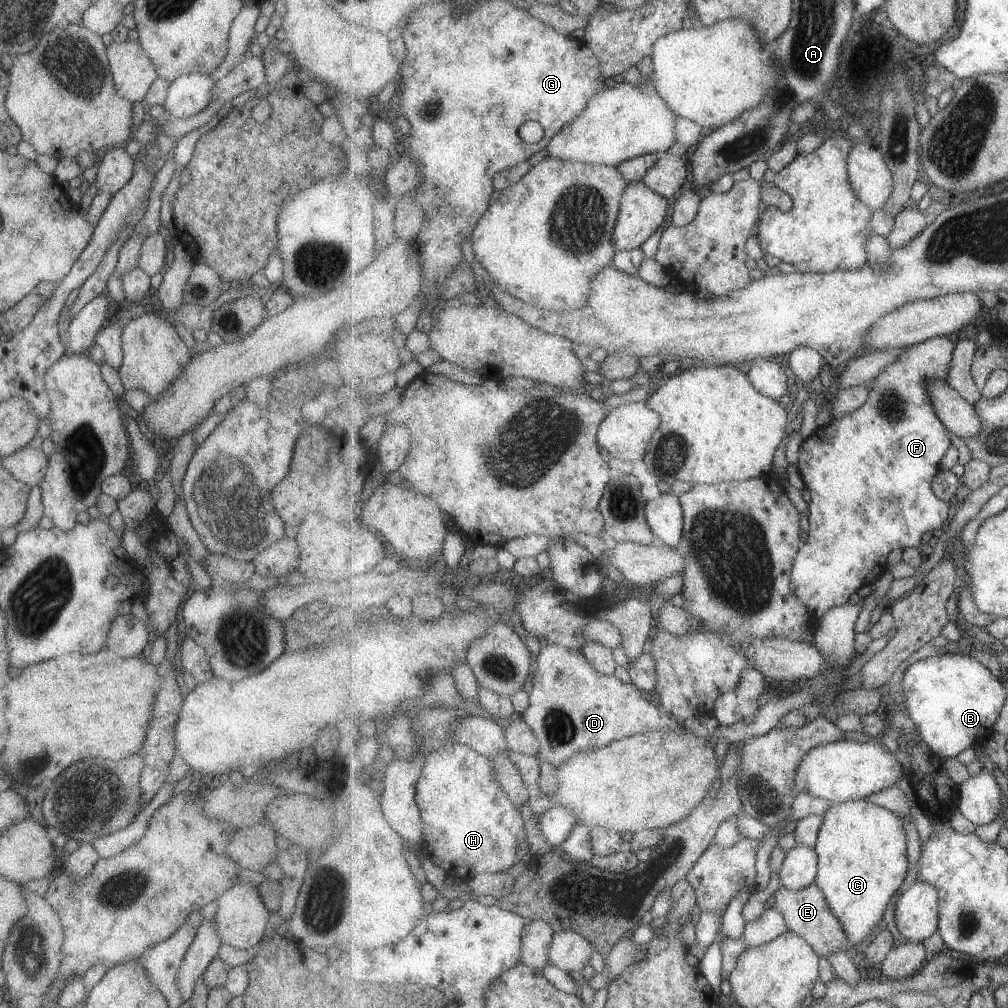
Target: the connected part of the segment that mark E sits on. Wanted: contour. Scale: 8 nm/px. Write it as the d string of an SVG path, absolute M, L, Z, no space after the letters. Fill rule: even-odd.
M816 882L807 886L806 889L797 890L797 892L779 885L773 894L774 903L772 906L783 912L789 929L799 934L803 940L810 942L821 958L826 959L831 954L835 954L837 950L845 950L848 947L847 942L851 942L851 940L845 934L843 922L835 916L830 903L827 902L826 894Z

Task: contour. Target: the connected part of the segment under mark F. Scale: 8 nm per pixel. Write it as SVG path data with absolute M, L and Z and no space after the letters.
M935 336L935 338L929 338L925 342L907 347L907 350L893 364L889 364L874 379L869 398L861 408L858 408L851 414L847 414L843 420L833 421L827 426L818 427L803 442L800 459L796 466L798 467L803 484L811 492L811 514L806 519L806 537L795 560L791 588L794 590L794 596L803 600L803 604L809 608L809 612L815 618L825 616L831 608L843 606L843 604L849 602L853 592L861 590L866 584L873 585L877 578L881 578L887 572L889 554L895 552L896 549L905 549L907 547L919 549L919 546L921 546L921 536L925 532L937 532L949 520L949 510L951 508L949 508L947 501L937 494L934 478L942 470L942 460L946 457L947 450L951 448L953 437L945 424L943 424L942 419L939 418L937 412L935 412L934 405L931 402L930 384L931 382L942 380L948 382L951 376L951 365L954 364L955 349L956 341L949 336Z

